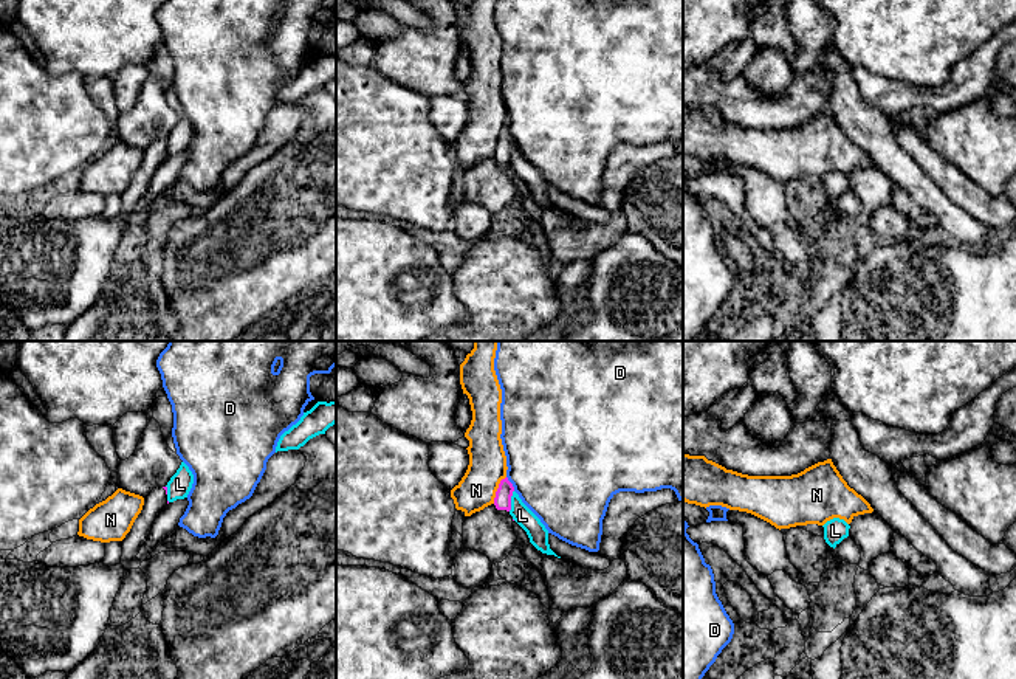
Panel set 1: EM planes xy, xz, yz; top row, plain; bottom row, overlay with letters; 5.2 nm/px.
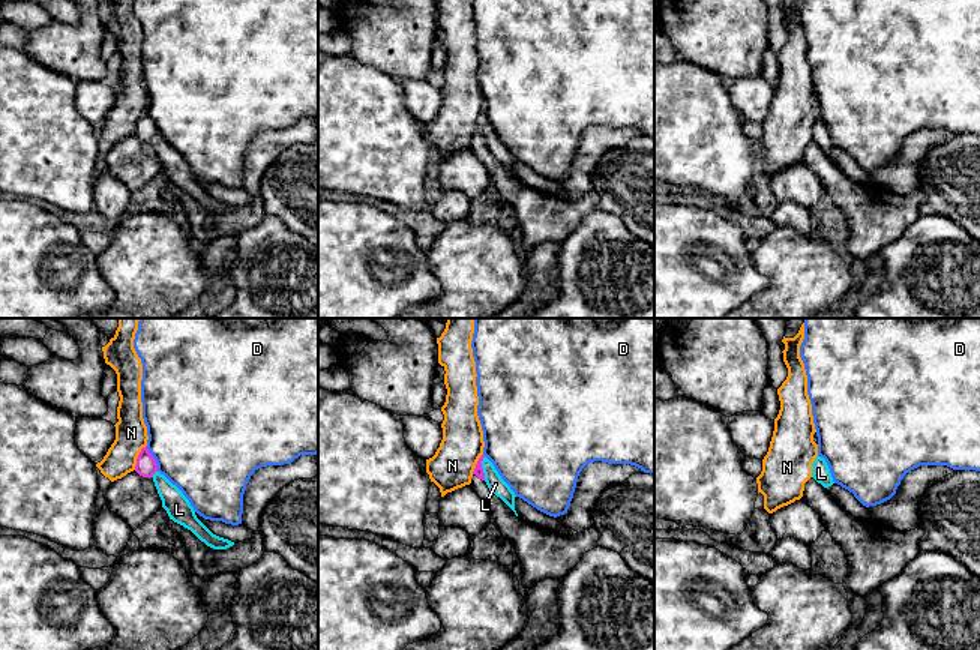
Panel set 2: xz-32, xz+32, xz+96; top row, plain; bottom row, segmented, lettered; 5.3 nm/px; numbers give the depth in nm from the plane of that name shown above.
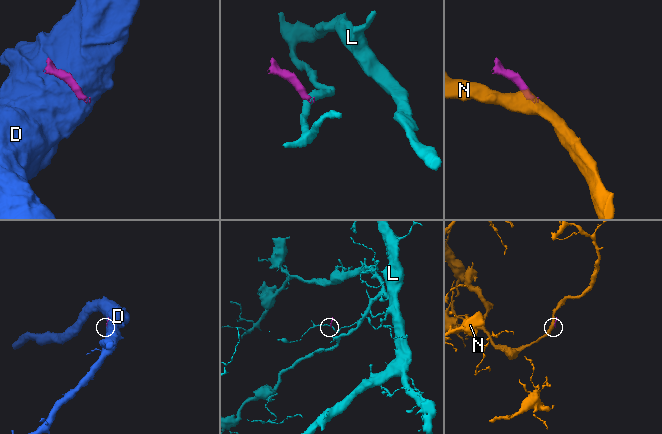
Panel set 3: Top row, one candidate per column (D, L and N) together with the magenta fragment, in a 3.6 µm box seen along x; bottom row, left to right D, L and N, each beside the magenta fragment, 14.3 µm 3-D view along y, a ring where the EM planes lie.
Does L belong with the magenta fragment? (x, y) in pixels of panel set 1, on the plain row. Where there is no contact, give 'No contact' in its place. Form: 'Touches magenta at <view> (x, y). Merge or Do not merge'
Touches magenta at xz (510, 154). Do not merge

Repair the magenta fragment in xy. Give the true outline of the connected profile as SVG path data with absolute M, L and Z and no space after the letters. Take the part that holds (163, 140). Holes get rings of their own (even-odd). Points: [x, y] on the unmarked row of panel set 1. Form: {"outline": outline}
{"outline": "M156 140L144 150L141 166L135 172L130 184L121 194L121 217L124 219L124 229L130 222L138 222L141 219L141 214L136 211L136 208L139 206L142 197L147 194L153 174L166 161L166 158L167 140Z"}

